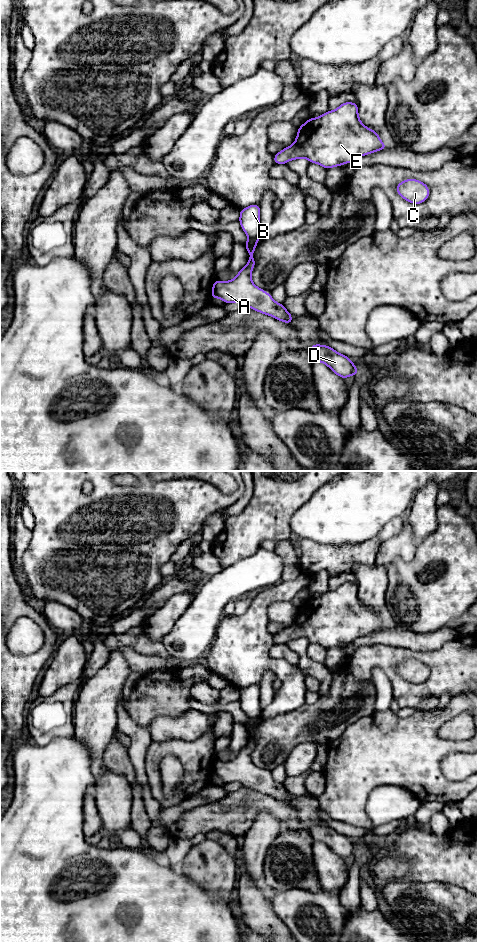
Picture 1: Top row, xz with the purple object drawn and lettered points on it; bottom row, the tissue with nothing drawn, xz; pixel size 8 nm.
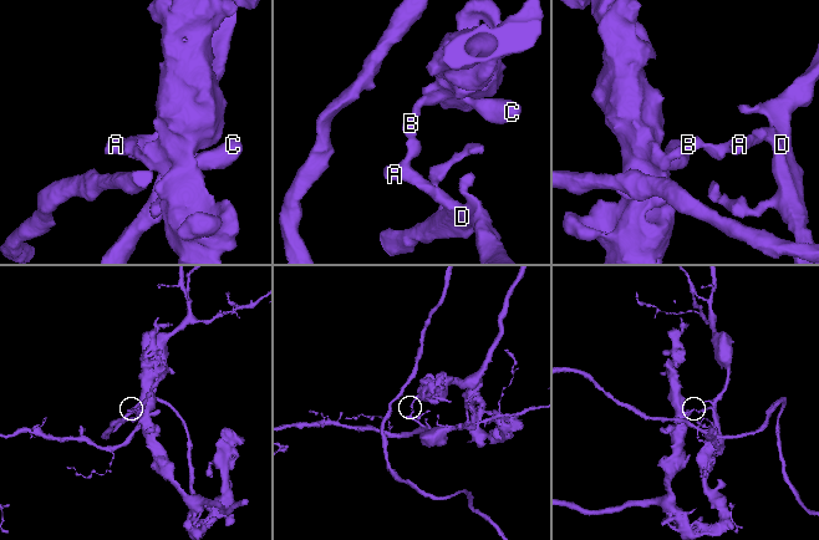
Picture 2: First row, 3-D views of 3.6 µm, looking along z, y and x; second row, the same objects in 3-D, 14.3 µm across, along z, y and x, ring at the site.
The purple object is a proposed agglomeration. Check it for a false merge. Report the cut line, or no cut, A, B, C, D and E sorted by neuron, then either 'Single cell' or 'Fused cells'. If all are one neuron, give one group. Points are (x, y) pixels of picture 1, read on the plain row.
Split along xz (249, 717), (259, 718). Groups: A D / B C E. Fused cells

